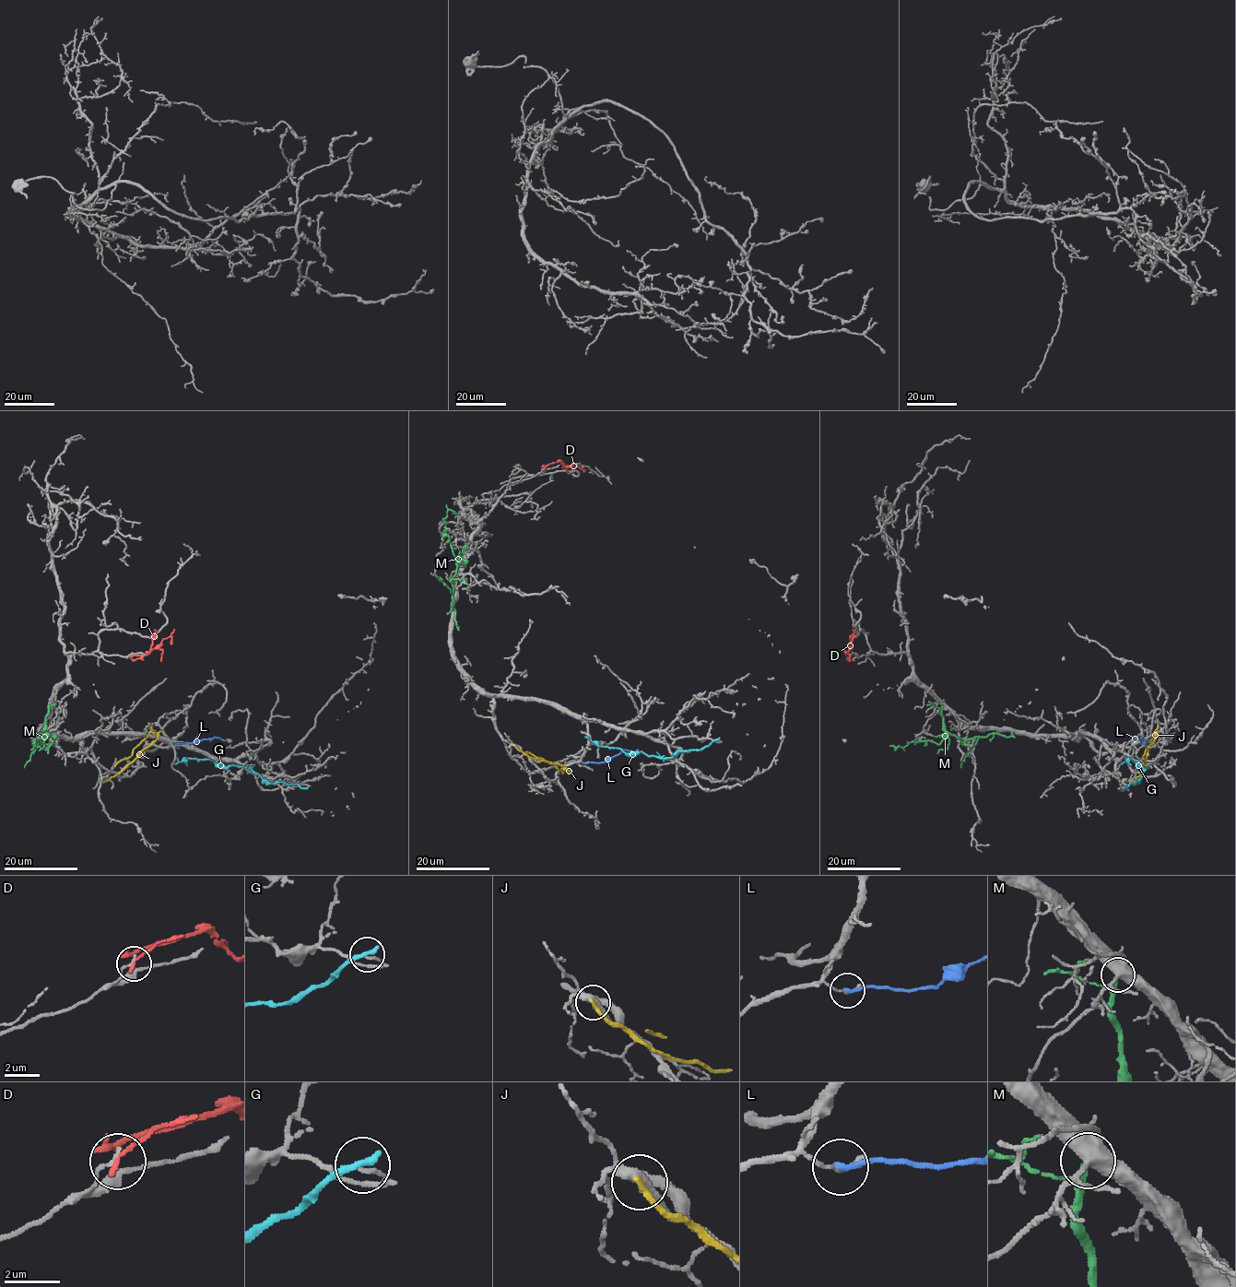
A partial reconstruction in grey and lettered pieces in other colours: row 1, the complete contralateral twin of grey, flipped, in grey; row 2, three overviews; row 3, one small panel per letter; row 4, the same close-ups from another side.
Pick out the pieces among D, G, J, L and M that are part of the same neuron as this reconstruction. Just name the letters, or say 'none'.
none

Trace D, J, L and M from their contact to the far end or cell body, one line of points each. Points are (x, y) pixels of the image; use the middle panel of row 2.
D: (545, 467), (560, 461), (567, 466), (582, 466)
J: (515, 746), (533, 758), (561, 764), (568, 772), (526, 751)
L: (585, 762), (605, 762), (626, 749), (638, 749)
M: (460, 558), (458, 560), (453, 554), (444, 519), (449, 509), (456, 513)

